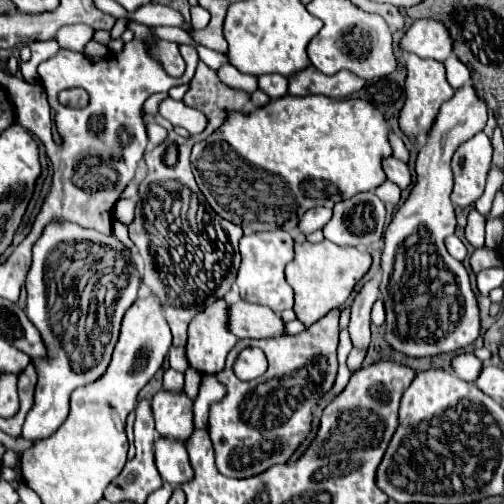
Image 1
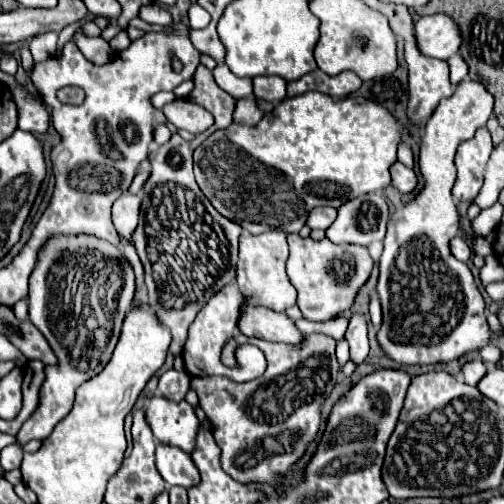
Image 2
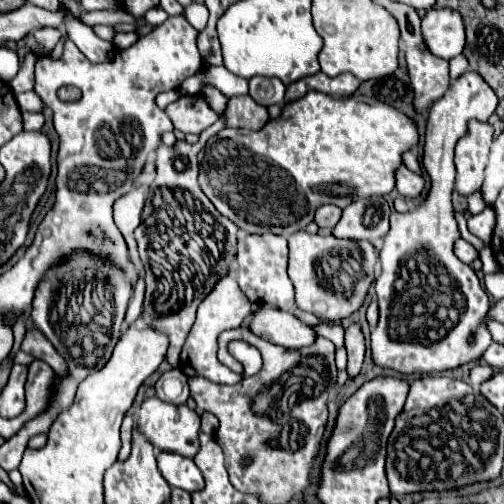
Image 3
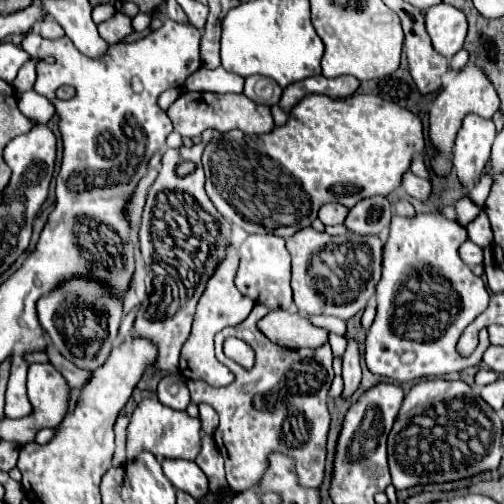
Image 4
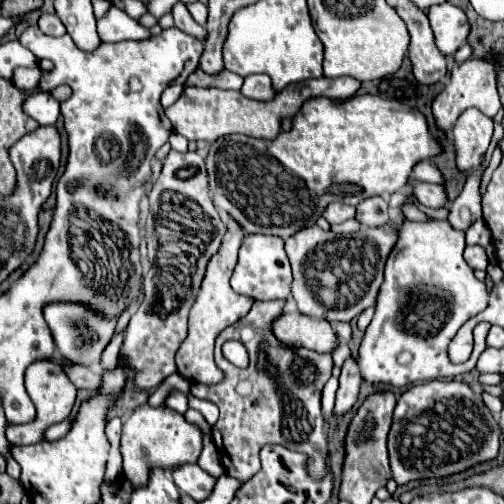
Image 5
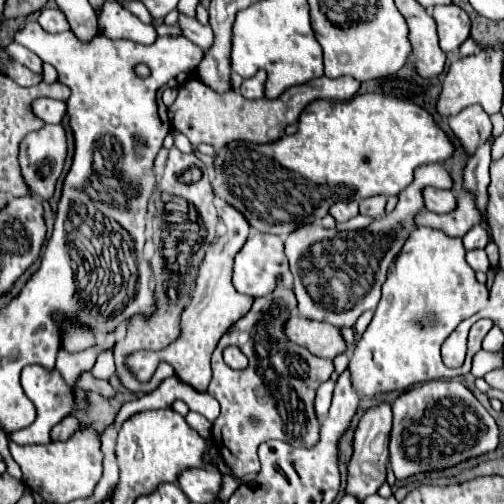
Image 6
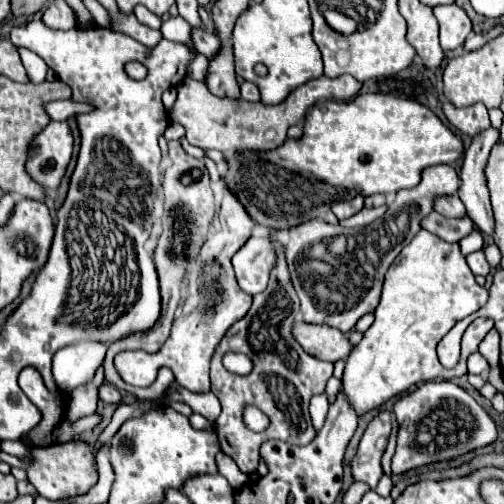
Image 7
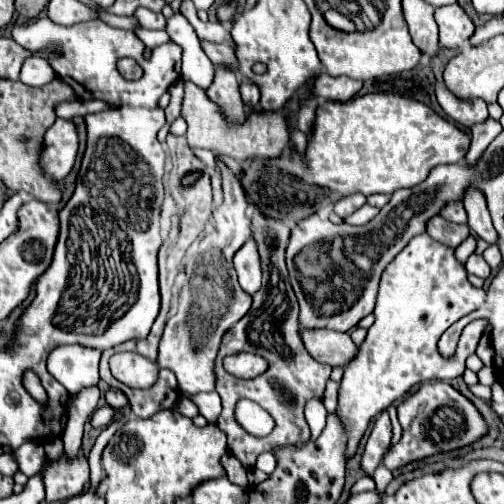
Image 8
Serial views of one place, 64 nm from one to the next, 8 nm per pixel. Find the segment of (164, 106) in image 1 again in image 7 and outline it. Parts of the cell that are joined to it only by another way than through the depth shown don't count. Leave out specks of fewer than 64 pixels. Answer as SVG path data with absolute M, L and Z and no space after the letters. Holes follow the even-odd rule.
M348 74L338 76L334 80L328 76L320 76L292 90L286 96L286 100L282 100L280 104L262 104L262 102L246 102L242 98L232 100L232 98L212 96L212 92L208 92L204 82L198 82L188 76L176 88L178 98L170 110L170 120L182 124L186 130L188 142L198 148L214 148L220 152L236 152L236 150L246 150L246 148L270 150L270 148L280 146L286 140L286 130L298 124L312 104L316 104L318 100L354 98L360 86L362 84Z

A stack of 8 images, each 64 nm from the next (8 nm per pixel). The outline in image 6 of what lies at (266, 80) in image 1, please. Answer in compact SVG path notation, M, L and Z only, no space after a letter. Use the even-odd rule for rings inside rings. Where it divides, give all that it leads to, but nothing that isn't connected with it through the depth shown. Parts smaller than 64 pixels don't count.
M259 70L256 76L248 78L242 82L240 86L240 94L244 98L264 98L264 84L266 84L266 72L264 70Z

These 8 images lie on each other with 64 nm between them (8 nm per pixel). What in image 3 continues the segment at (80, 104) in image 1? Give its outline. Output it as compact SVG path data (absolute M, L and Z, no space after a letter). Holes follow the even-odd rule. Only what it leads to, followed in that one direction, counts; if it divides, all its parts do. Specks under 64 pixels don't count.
M62 86L58 90L58 98L64 102L76 102L80 100L80 90L76 86Z

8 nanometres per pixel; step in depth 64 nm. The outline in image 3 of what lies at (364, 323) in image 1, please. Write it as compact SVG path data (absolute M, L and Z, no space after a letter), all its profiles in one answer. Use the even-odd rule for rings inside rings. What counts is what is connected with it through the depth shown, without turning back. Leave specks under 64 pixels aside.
M352 324L346 330L346 350L348 350L348 374L350 378L354 378L358 376L364 362L364 354L366 354L366 340L360 324Z

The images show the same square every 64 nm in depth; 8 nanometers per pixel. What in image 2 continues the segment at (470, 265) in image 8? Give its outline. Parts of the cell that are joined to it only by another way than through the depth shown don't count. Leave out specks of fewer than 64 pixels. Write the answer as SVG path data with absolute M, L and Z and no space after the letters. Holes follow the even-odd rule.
M456 236L456 238L450 240L450 250L452 250L452 254L454 254L456 258L460 258L462 262L468 262L468 258L470 258L470 248L468 248L468 244L462 240L462 236Z

